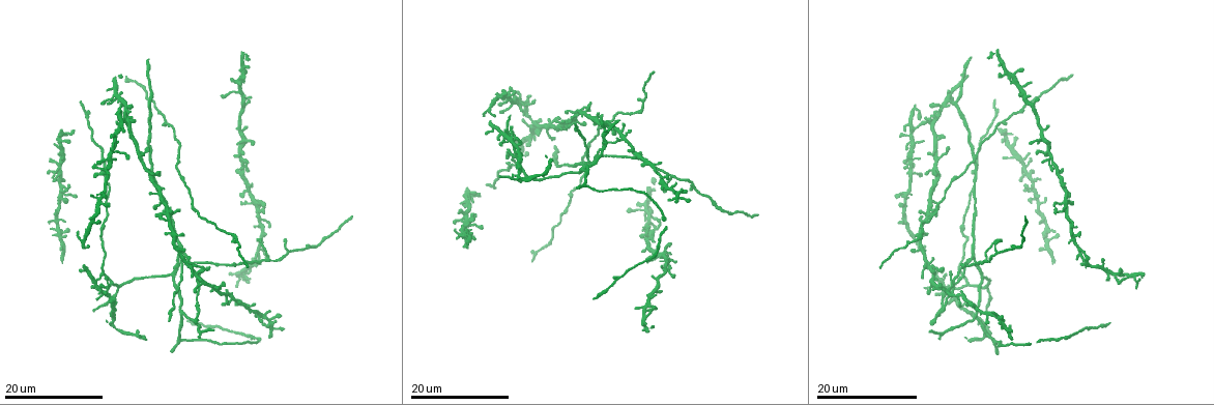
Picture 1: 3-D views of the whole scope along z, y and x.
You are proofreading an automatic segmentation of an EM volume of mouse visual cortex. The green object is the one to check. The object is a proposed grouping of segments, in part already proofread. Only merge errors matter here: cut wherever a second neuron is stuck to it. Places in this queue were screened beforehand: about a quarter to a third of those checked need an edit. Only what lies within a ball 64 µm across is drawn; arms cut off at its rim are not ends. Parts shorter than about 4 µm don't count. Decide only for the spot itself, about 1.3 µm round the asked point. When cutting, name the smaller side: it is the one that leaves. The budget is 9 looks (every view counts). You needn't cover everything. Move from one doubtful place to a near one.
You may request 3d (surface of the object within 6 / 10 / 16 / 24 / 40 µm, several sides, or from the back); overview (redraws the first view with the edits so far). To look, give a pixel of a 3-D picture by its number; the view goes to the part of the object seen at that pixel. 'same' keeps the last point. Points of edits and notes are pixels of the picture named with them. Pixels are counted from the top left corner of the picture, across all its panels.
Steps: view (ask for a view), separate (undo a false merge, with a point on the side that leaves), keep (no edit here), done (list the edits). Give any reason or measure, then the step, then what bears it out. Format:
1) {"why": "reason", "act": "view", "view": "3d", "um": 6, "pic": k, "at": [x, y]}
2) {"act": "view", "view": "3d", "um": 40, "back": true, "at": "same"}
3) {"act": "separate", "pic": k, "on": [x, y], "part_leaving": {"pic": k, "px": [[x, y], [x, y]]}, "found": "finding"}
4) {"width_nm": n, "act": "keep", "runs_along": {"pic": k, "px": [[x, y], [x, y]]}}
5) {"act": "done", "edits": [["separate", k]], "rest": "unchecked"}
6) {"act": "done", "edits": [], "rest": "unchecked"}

{"why": "thin arm on a thick one", "act": "view", "view": "3d", "um": 16, "pic": 1, "at": [1051, 158]}

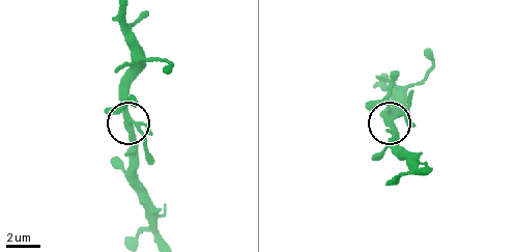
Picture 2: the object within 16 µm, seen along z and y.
{"why": "closer look", "act": "view", "view": "3d", "um": 6, "pic": 2, "at": [136, 124]}

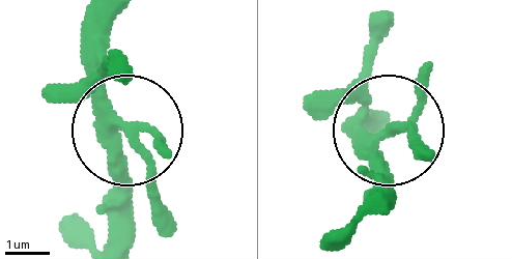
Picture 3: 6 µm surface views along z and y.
{"why": "other side", "act": "view", "view": "3d", "um": 6, "back": true, "pic": 3, "at": [123, 124]}

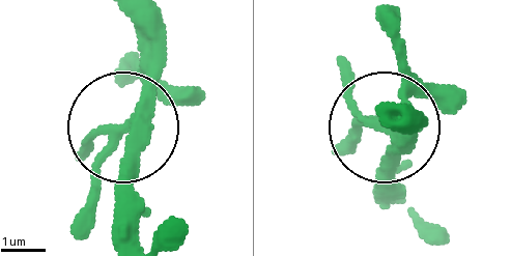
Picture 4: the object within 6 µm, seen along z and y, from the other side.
{"width_nm": 300, "act": "keep", "runs_along": {"pic": 4, "px": [[123, 240], [119, 136], [79, 236]]}, "found": "continuous, no second neuron"}

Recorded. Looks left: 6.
{"act": "view", "view": "3d", "um": 24, "pic": 1, "at": [185, 313]}

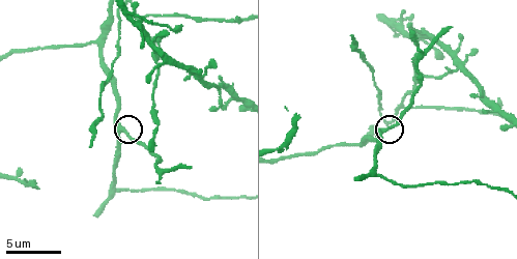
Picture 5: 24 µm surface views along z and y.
{"act": "view", "view": "3d", "um": 10, "pic": 5, "at": [126, 129]}

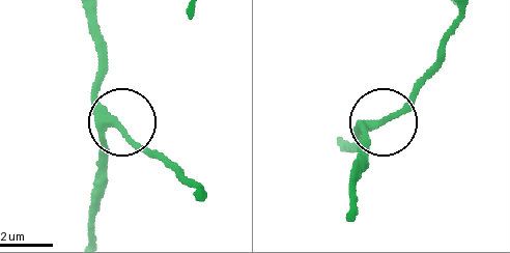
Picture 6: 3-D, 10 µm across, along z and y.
{"width_nm": 240, "act": "keep", "runs_along": {"pic": 6, "px": [[356, 195], [364, 135], [433, 71]]}, "found": "all the same neuron"}

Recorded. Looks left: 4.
{"why": "three-way junction", "act": "view", "view": "3d", "um": 16, "pic": 1, "at": [986, 289]}

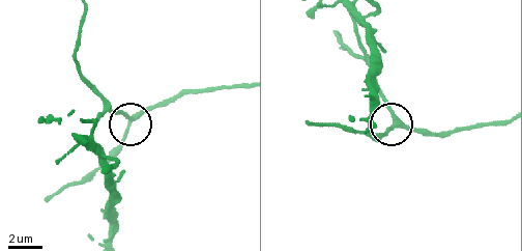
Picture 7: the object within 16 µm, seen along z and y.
{"why": "closer look", "act": "view", "view": "3d", "um": 10, "pic": 7, "at": [133, 117]}

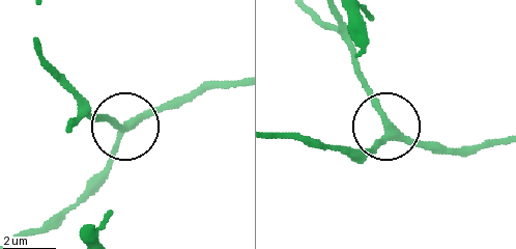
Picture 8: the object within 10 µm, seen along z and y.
{"arms": 3, "act": "keep", "runs_along": {"pic": 8, "px": [[233, 83], [166, 101], [139, 116], [102, 174]]}, "found": "one neuron here"}

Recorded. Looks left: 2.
{"why": "four-way junction", "act": "view", "view": "3d", "um": 10, "pic": 5, "at": [462, 64]}

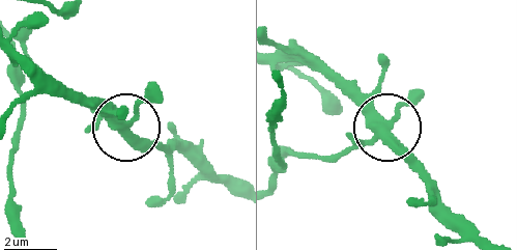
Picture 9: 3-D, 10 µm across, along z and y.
{"act": "view", "view": "3d", "um": 10, "back": true, "pic": 9, "at": [123, 124]}

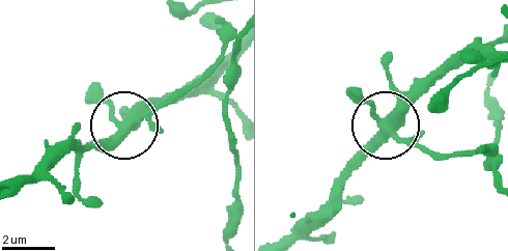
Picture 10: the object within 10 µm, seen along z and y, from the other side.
{"width_nm": 350, "act": "separate", "pic": 10, "on": [430, 151], "part_leaving": {"pic": 10, "px": [[137, 121], [181, 94], [215, 60], [221, 48], [217, 23]]}, "found": "two neurons meet here"}

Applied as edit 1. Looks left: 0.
{"act": "done", "edits": [["separate", 10]], "rest": "unchecked"}

